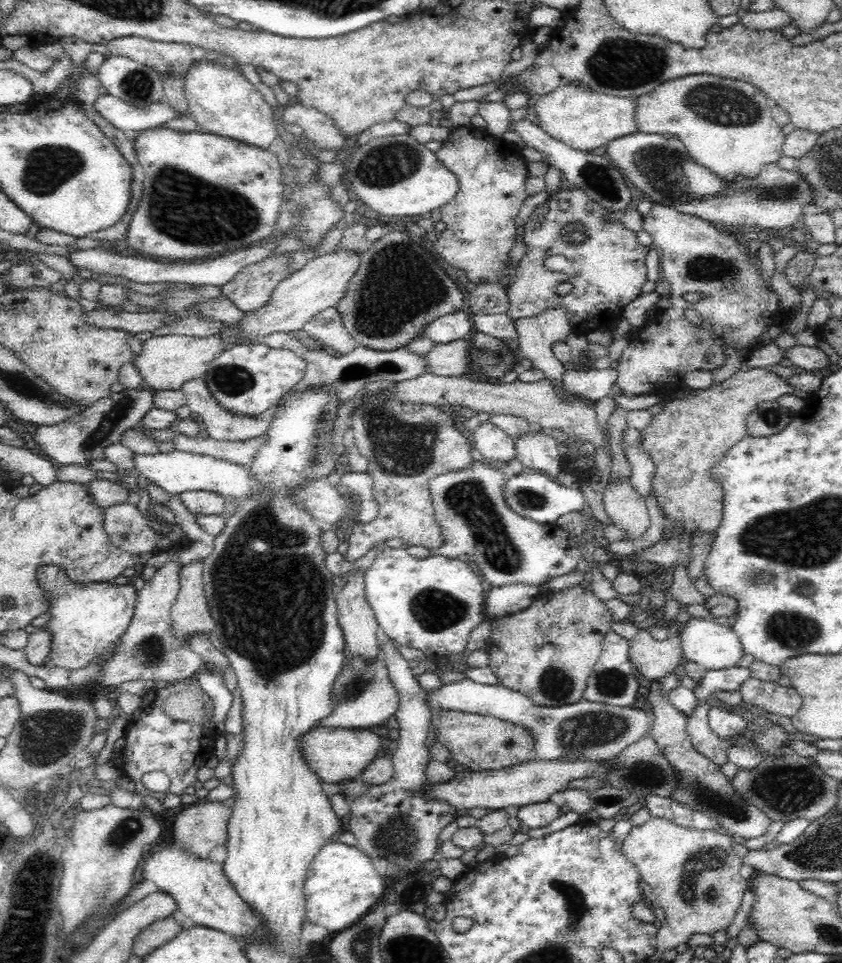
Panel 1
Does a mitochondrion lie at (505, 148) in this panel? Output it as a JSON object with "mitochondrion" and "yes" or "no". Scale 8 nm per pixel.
{"mitochondrion":"no"}

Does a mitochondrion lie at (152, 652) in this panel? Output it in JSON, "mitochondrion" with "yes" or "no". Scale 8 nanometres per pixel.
{"mitochondrion":"yes"}

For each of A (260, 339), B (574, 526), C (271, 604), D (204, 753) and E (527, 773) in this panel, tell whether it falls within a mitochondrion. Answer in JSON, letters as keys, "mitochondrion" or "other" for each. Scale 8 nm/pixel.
{"A":"other","B":"other","C":"mitochondrion","D":"other","E":"other"}

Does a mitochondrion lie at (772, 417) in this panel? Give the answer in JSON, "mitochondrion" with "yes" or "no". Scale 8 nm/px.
{"mitochondrion":"yes"}

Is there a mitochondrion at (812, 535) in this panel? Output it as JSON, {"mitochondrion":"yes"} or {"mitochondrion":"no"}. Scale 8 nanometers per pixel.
{"mitochondrion":"yes"}

